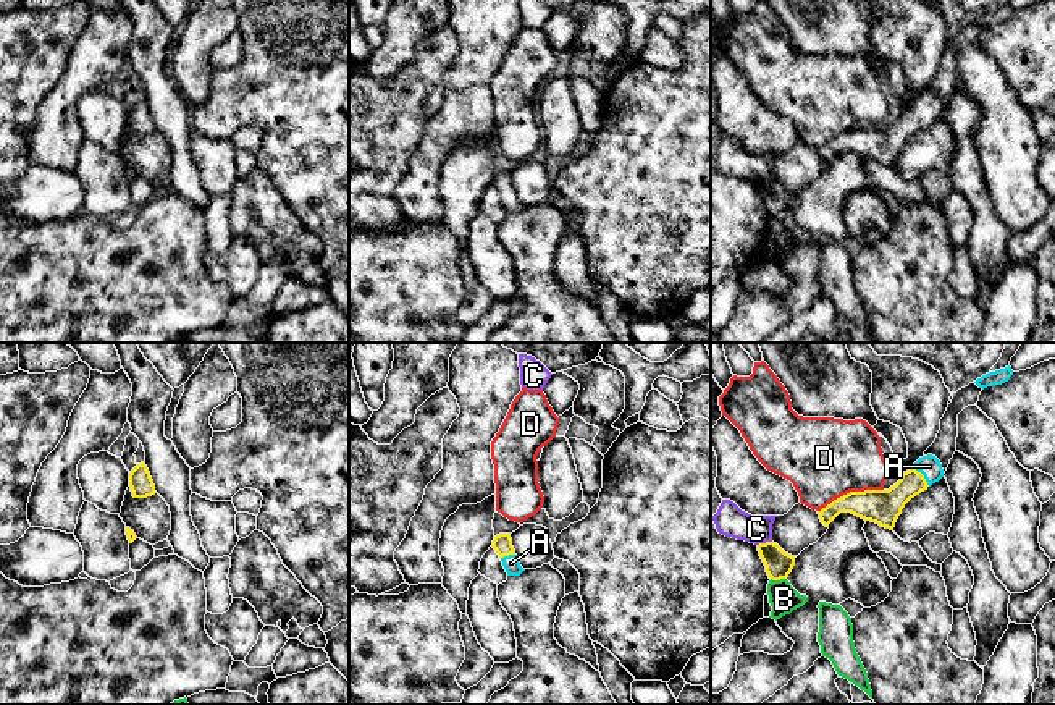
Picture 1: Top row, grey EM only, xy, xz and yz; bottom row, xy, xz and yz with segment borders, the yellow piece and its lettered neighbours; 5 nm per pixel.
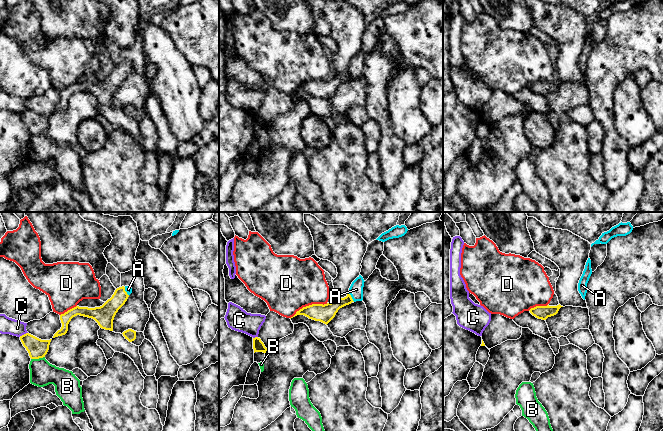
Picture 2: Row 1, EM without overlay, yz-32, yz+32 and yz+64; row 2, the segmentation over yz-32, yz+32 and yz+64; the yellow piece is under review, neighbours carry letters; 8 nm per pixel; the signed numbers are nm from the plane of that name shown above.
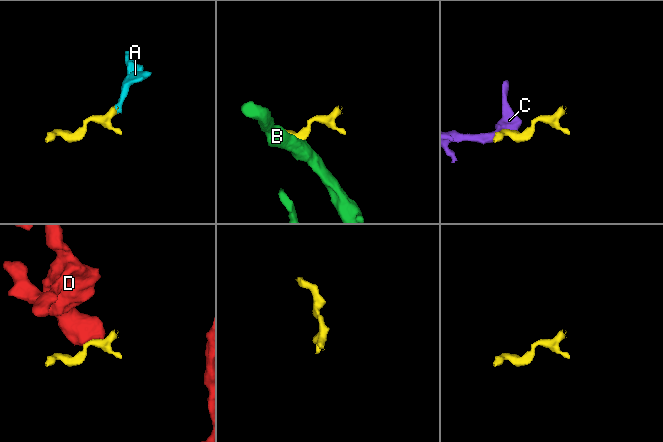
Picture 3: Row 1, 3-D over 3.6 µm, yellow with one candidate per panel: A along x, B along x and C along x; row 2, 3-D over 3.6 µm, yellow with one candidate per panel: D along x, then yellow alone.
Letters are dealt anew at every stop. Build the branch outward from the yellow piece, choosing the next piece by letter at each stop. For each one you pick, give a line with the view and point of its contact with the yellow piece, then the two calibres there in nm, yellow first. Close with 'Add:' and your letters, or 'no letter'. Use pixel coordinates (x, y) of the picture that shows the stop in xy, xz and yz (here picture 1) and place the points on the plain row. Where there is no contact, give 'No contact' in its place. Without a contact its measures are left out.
A: Touches yellow at yz (923, 113). Thickness 170 nm (yellow) against 110 nm
Add: A

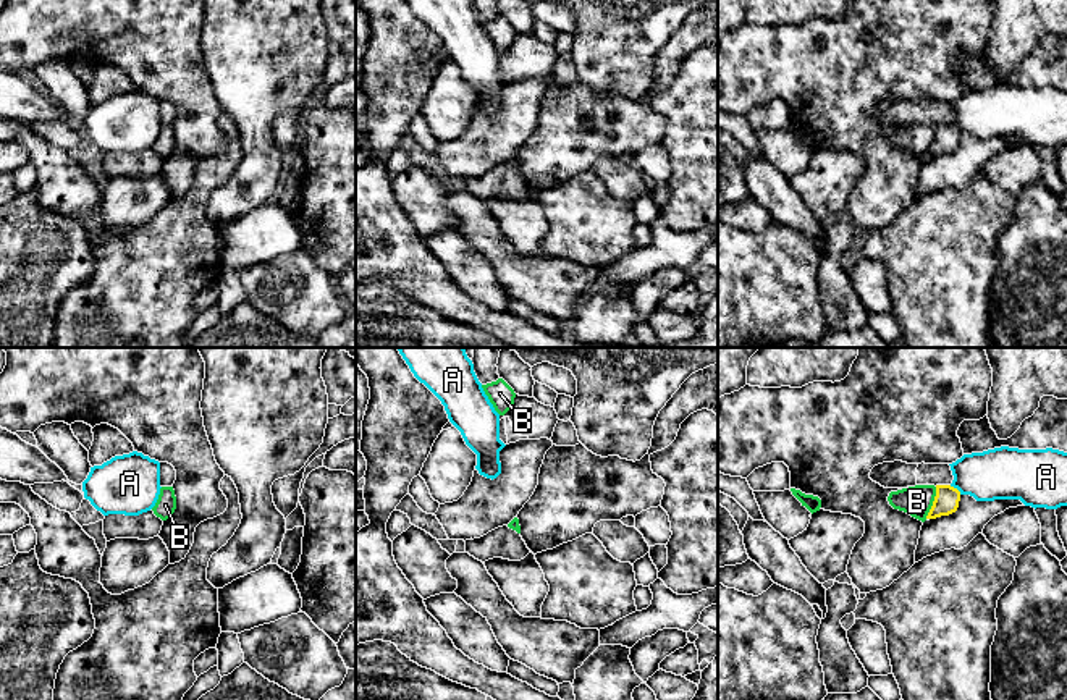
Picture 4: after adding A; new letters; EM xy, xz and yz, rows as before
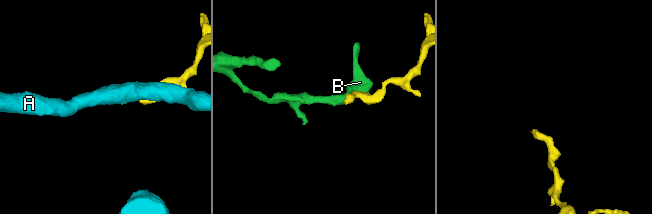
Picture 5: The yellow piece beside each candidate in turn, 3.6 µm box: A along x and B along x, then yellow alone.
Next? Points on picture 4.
Add: no letter

